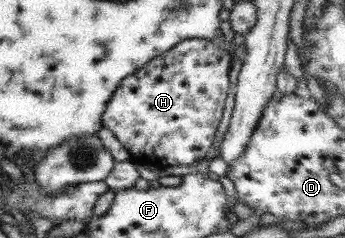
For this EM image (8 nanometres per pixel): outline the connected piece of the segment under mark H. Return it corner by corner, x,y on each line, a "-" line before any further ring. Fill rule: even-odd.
207,39
181,40
173,48
147,61
130,76
125,76
111,92
104,104
100,119
102,125
120,142
128,154
147,166
189,166
206,158
213,144
217,124
229,88
229,55
213,46

